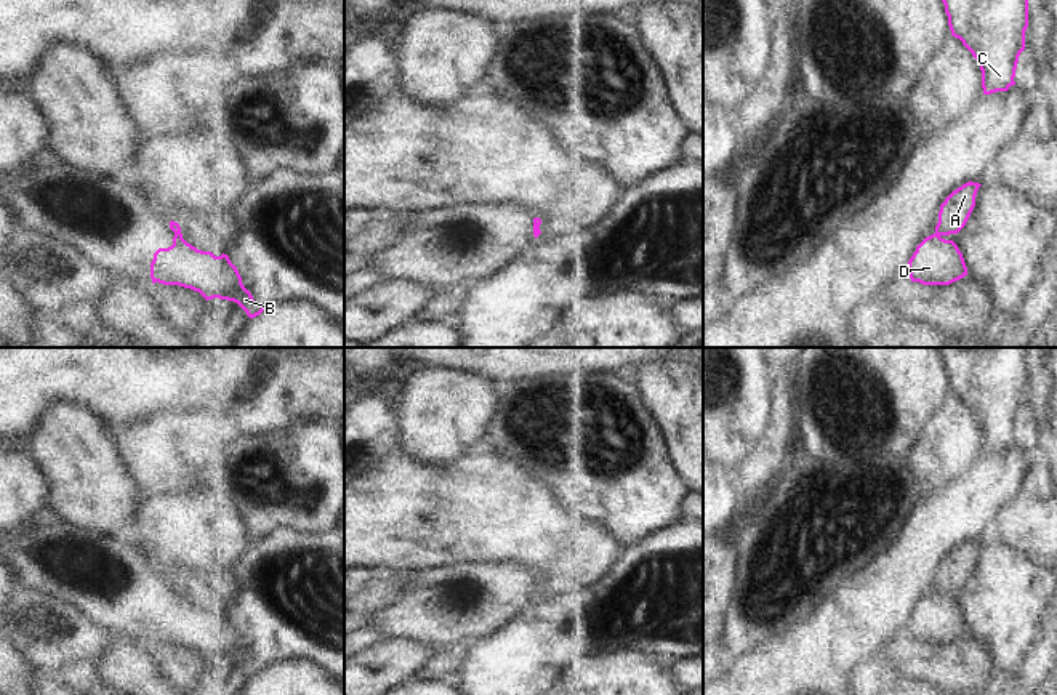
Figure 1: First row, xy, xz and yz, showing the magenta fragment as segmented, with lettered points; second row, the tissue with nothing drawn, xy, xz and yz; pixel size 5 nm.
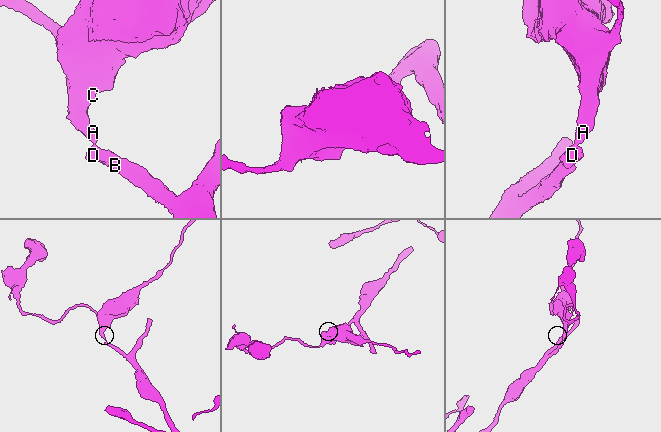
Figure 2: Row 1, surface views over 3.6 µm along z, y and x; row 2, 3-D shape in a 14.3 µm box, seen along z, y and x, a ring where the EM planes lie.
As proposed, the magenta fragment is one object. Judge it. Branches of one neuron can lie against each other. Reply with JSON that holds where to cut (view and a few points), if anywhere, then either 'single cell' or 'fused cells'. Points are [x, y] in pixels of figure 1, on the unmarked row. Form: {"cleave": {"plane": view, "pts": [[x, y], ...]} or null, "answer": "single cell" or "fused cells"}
{"cleave": {"plane": "yz", "pts": [[936, 591], [940, 593]]}, "answer": "fused cells"}

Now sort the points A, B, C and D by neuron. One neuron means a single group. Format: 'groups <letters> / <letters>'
groups A C / B D

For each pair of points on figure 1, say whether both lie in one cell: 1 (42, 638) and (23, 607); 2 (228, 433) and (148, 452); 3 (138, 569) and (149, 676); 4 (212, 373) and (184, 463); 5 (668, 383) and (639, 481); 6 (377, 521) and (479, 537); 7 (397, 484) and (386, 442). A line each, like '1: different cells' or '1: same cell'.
1: same cell
2: same cell
3: different cells
4: different cells
5: different cells
6: same cell
7: different cells

